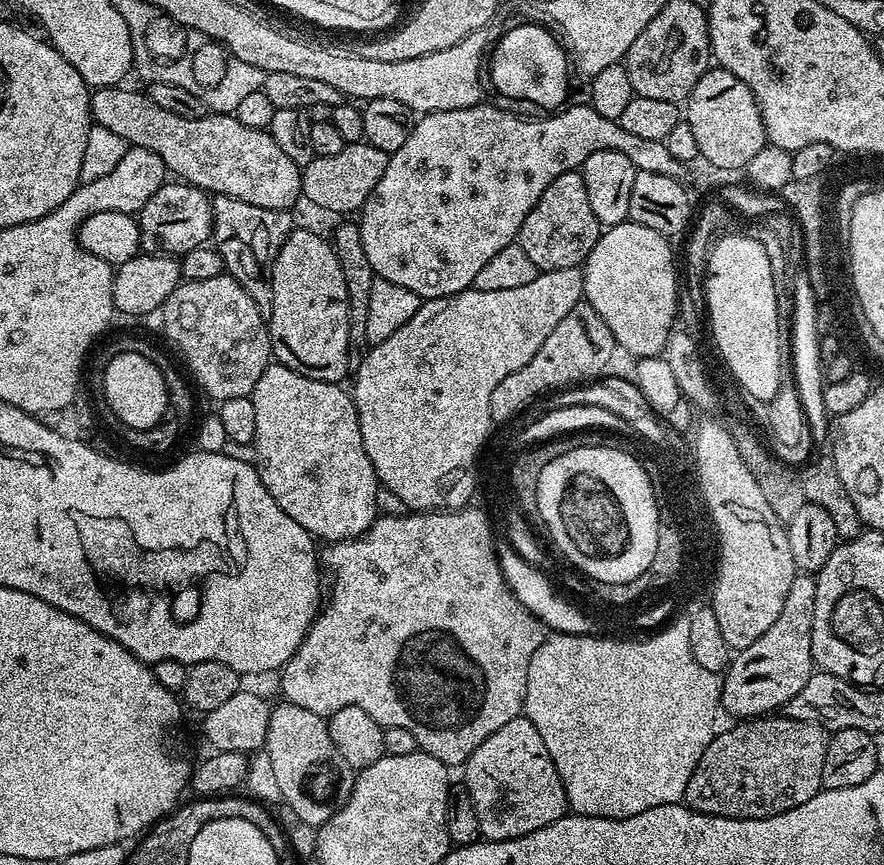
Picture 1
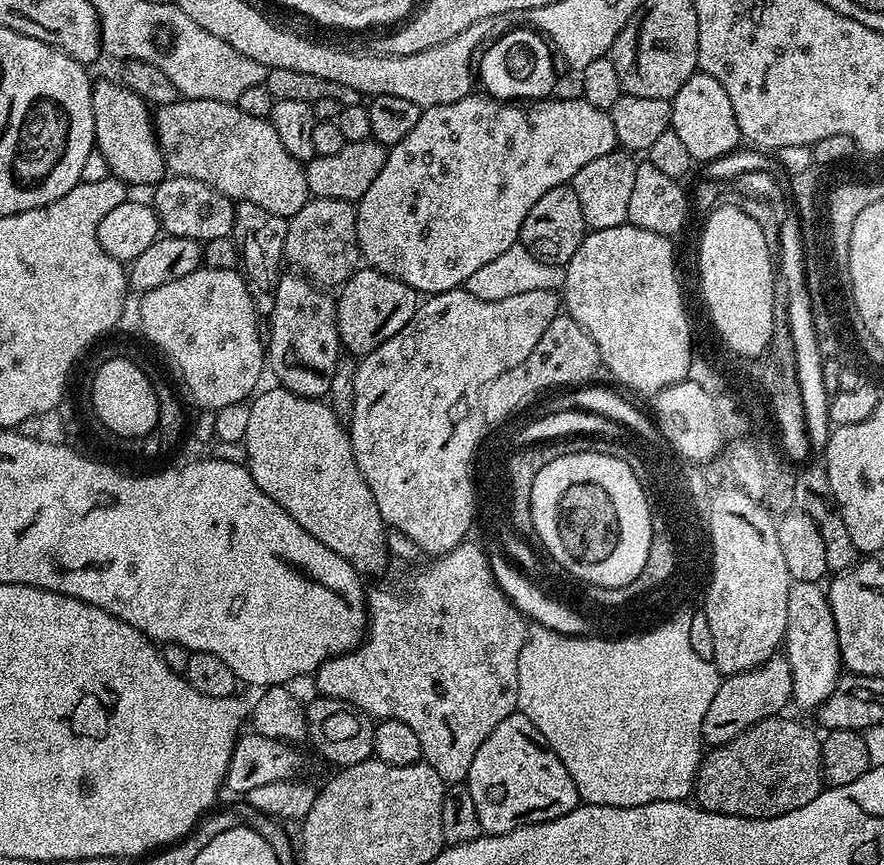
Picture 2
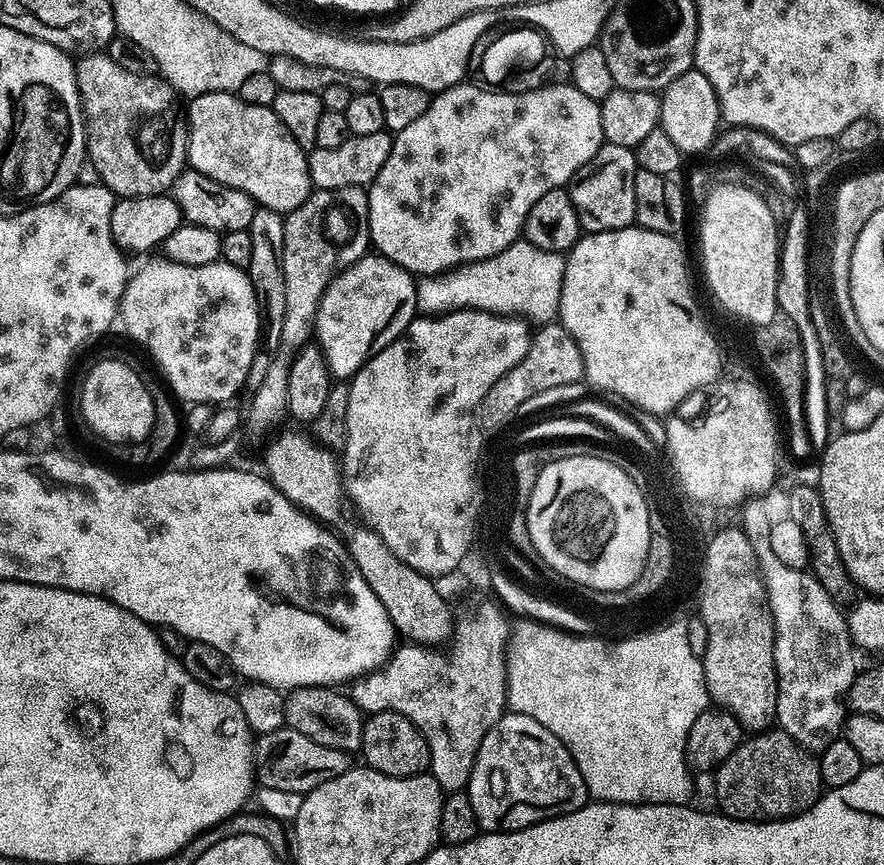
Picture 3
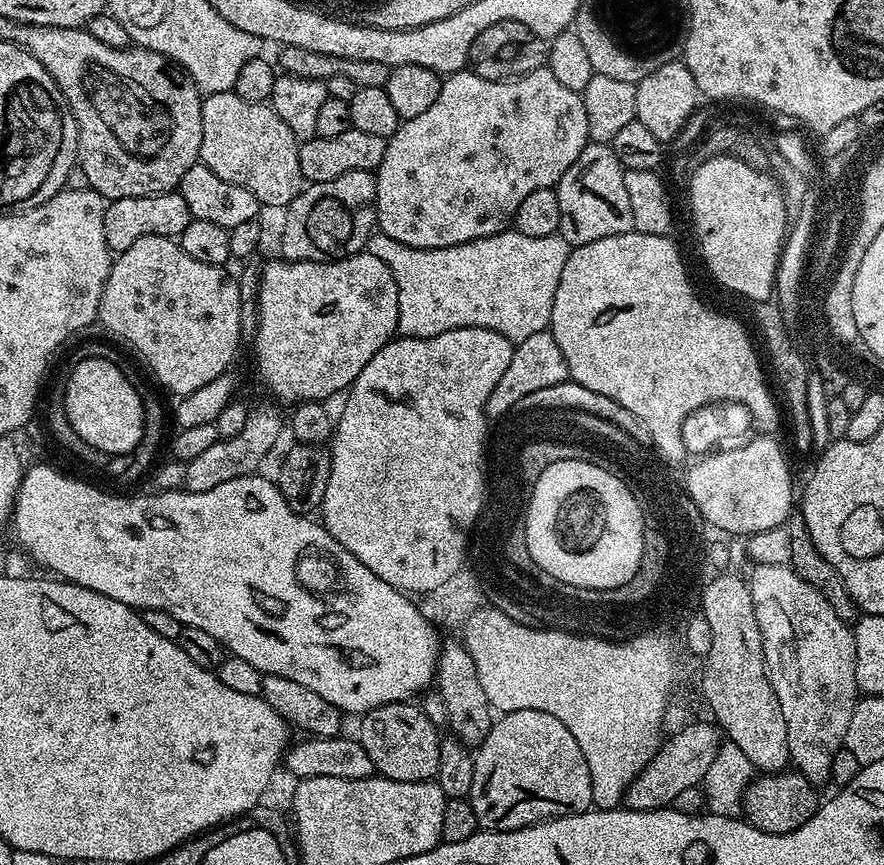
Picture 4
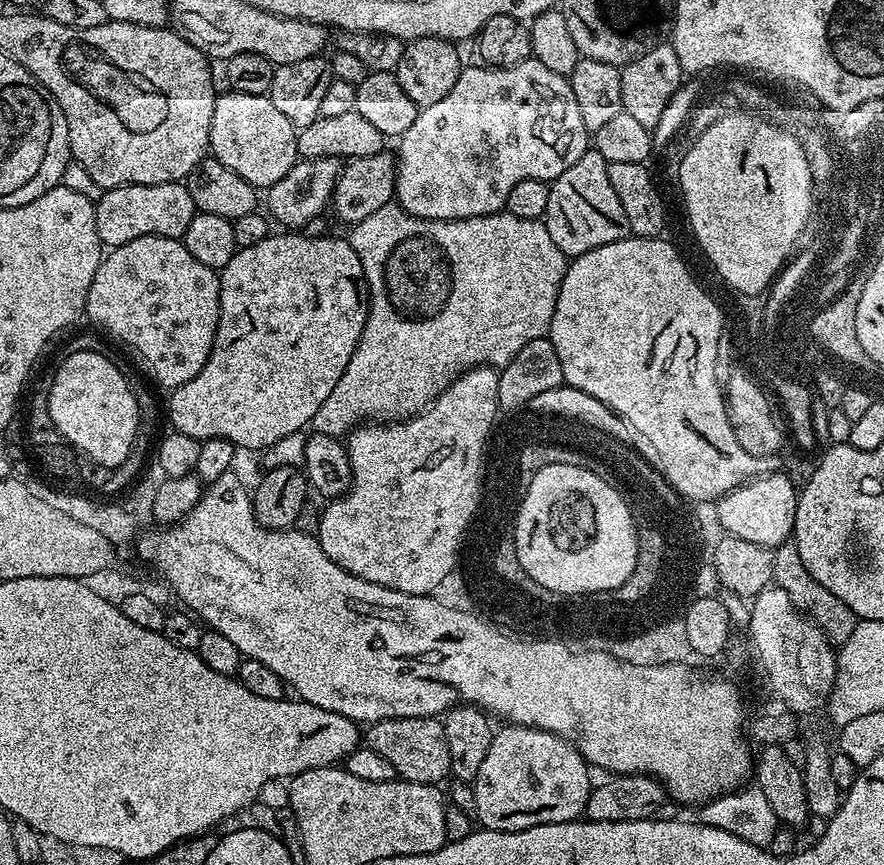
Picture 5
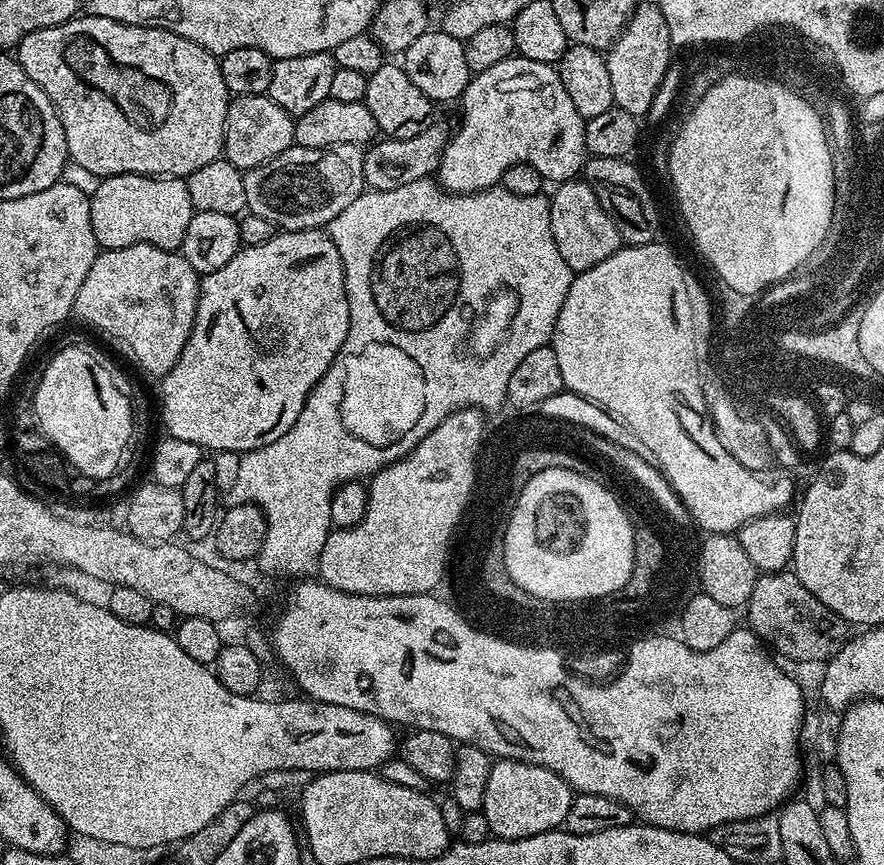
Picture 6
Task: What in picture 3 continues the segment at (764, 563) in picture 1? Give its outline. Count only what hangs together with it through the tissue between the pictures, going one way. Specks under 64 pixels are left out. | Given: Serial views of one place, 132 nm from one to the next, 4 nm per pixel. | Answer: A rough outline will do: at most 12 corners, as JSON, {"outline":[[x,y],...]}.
{"outline":[[739,527],[703,553],[711,703],[759,734],[776,719],[776,631]]}

